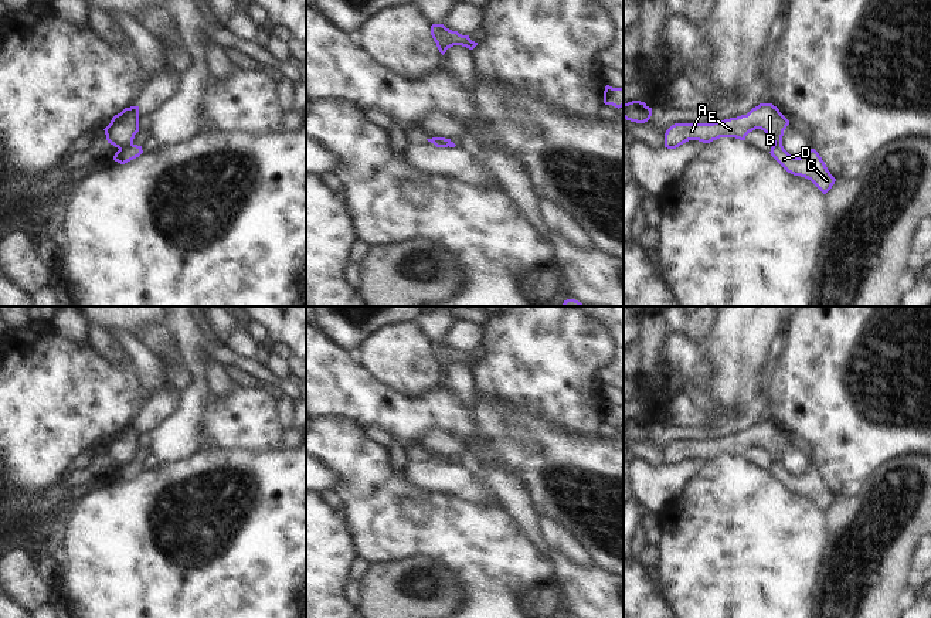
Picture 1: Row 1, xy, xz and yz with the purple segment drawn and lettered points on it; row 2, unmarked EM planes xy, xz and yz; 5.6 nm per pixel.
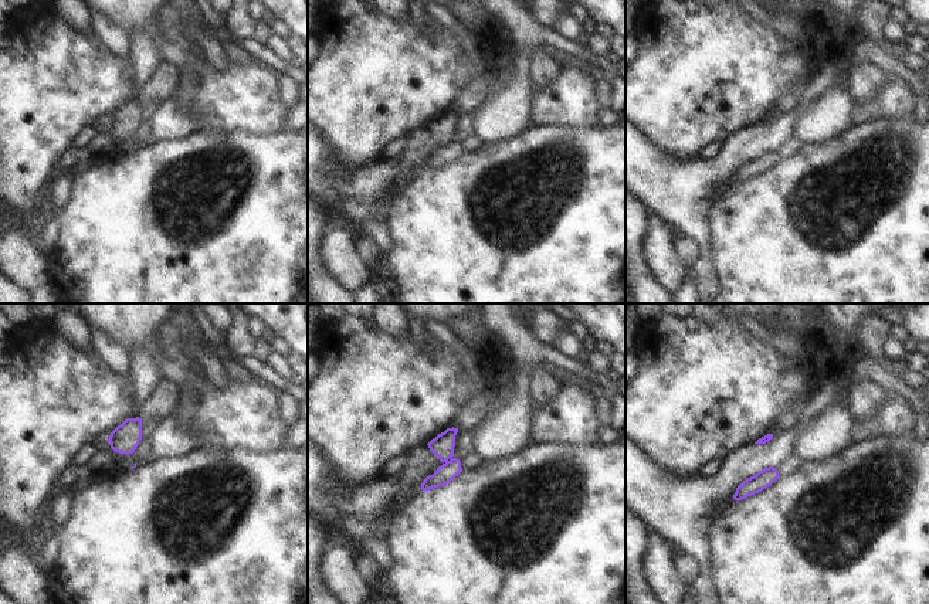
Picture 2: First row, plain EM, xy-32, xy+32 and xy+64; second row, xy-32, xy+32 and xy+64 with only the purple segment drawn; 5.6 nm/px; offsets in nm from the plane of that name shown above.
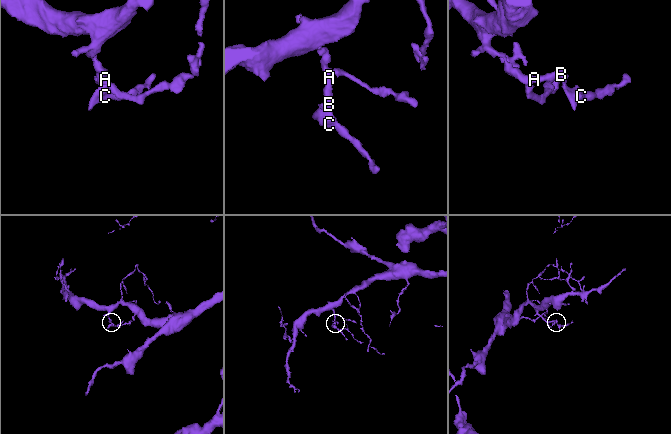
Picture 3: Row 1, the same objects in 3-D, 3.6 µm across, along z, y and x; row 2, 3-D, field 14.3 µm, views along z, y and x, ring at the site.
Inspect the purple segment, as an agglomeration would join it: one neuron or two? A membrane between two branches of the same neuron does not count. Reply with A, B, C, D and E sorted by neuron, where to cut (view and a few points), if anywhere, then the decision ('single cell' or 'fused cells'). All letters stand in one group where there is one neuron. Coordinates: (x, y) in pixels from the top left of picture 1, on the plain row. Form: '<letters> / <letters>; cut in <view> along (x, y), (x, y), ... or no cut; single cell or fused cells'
A B E / C D; cut in xy along (132, 459), (119, 467); fused cells

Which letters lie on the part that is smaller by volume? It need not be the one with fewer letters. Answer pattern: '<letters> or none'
C, D

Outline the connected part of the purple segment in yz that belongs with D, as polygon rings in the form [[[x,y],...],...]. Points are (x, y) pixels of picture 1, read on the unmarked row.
[[[774,461],[769,471],[788,490],[811,498],[823,512],[836,499],[815,466],[801,475],[794,475],[784,466],[782,461]]]

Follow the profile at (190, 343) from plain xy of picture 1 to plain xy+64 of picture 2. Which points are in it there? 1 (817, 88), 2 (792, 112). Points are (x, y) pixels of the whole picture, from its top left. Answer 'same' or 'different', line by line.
1: different
2: different

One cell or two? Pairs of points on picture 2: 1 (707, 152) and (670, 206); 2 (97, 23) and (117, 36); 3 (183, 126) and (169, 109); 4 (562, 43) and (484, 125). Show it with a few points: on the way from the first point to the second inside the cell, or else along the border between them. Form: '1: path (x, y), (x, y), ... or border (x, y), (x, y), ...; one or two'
1: border (724, 142), (718, 156), (711, 159), (695, 156); two
2: path (101, 26), (112, 36); one
3: path (179, 122), (170, 114); one
4: path (533, 40), (519, 54), (519, 90), (512, 97); one

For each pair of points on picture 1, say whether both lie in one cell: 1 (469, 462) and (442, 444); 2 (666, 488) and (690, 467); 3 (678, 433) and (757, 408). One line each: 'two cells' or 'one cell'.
1: one cell
2: one cell
3: one cell

